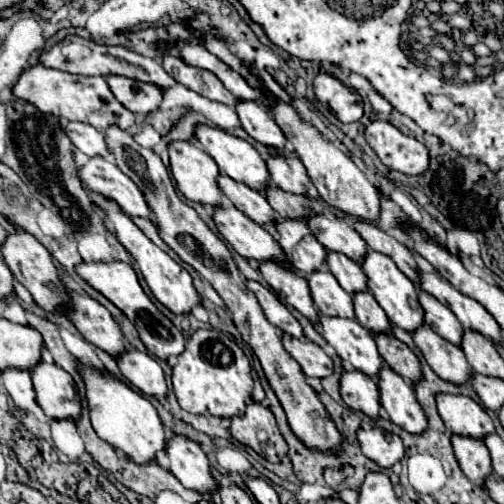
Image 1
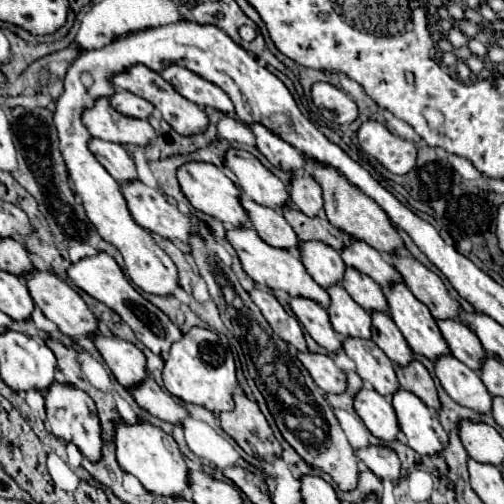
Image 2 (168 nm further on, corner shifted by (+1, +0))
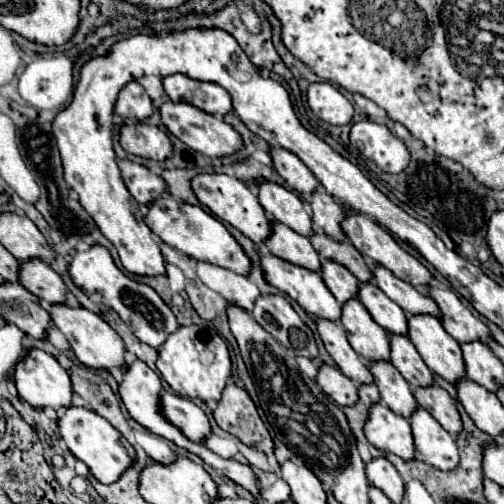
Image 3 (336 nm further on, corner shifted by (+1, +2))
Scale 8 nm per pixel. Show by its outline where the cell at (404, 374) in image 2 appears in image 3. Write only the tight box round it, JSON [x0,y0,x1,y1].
[415,385,463,437]

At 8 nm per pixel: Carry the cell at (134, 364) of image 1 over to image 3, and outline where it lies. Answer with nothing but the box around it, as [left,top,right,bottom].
[161,393,211,443]

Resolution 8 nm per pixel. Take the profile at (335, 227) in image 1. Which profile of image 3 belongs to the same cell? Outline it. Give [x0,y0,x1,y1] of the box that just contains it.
[373,267,441,319]

